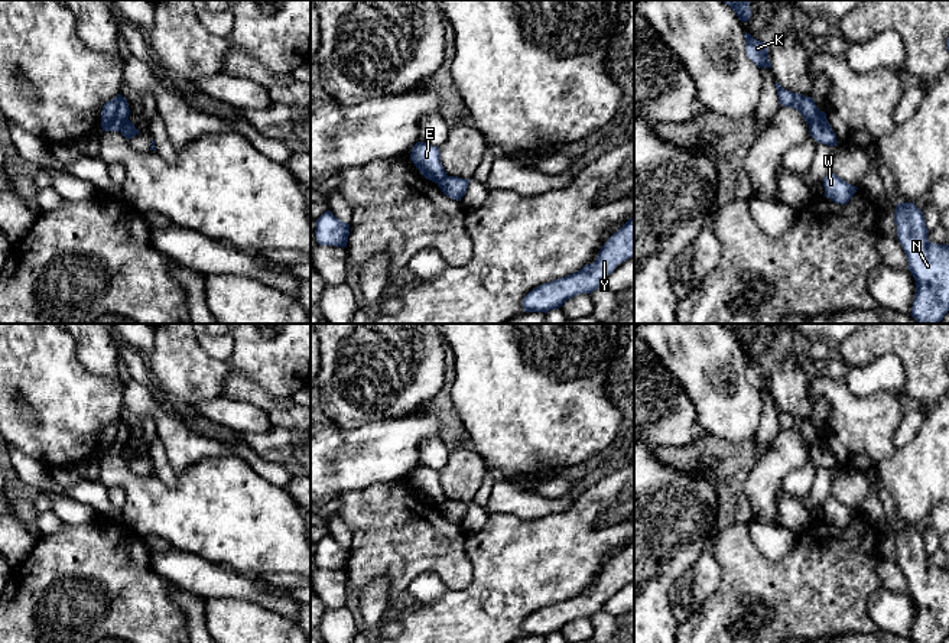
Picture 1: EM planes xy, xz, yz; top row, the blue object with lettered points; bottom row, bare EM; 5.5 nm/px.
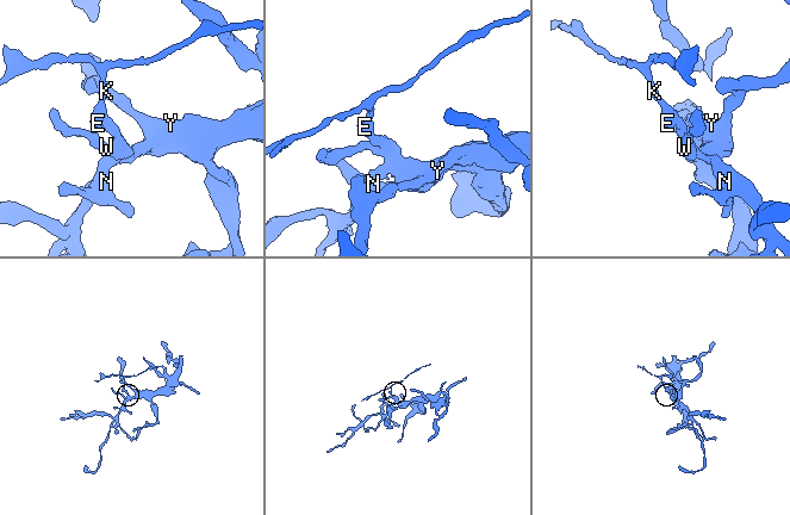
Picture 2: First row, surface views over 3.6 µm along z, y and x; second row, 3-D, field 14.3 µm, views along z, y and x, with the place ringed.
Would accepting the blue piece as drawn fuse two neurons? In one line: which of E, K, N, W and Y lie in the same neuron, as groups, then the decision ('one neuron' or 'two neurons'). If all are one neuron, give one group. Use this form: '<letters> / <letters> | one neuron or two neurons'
E K / N W Y | two neurons

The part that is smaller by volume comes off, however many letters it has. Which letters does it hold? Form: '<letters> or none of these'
E, K

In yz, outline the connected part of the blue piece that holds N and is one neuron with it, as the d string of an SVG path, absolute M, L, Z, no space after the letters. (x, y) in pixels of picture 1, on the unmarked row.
M914 526L897 527L897 562L916 604L914 643L943 643L949 634L949 569L930 566L924 539Z

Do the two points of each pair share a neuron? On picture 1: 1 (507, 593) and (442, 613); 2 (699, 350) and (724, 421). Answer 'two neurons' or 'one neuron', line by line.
1: one neuron
2: one neuron

